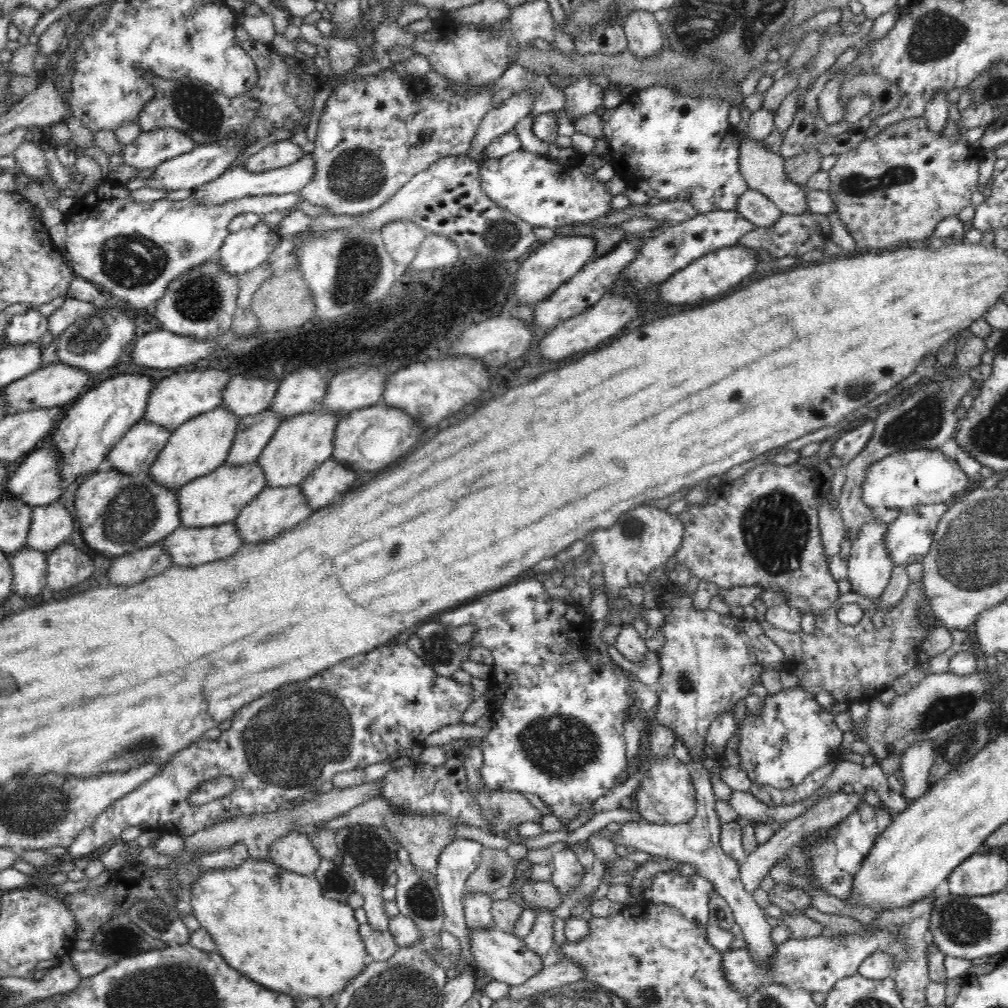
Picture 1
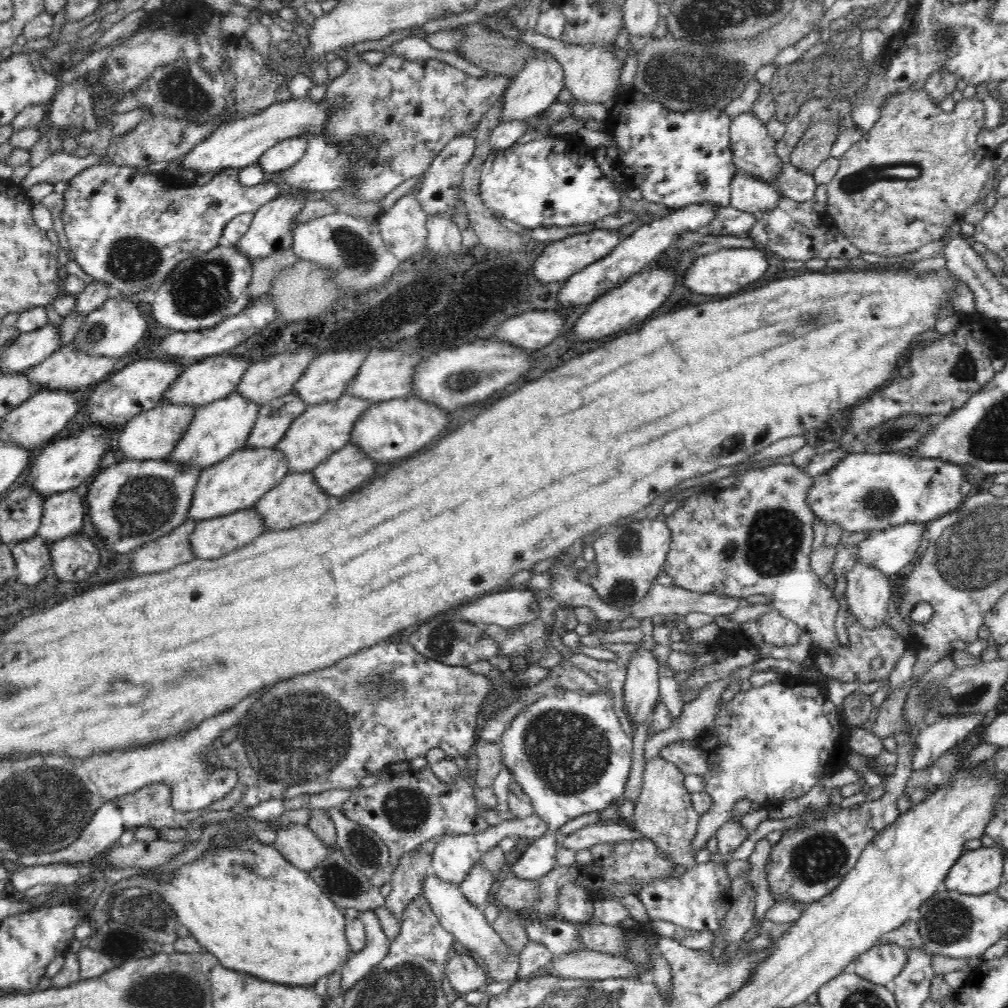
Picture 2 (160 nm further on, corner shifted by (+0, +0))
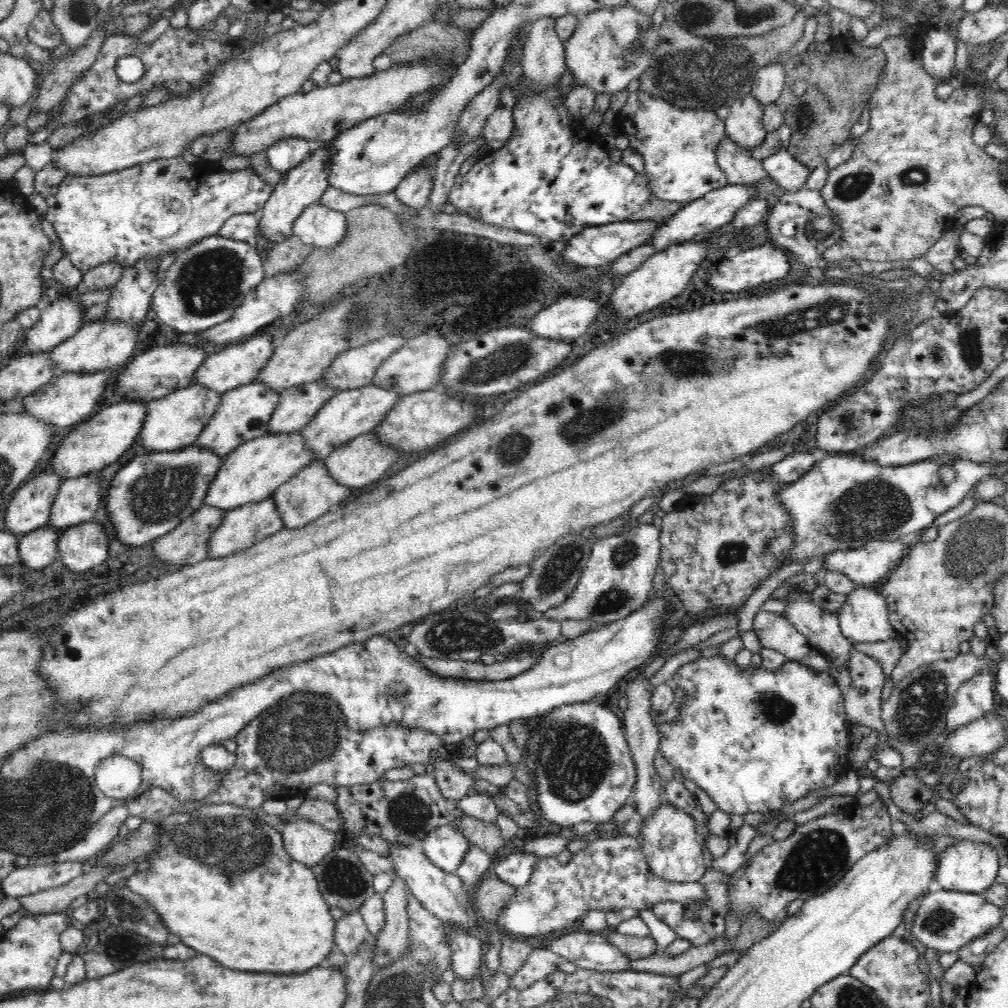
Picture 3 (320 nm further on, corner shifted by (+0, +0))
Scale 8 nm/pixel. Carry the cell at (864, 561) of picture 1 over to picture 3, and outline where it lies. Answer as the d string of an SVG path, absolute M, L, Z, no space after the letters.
M870 585L857 586L847 596L837 618L852 645L884 642L898 636L889 622L888 602Z

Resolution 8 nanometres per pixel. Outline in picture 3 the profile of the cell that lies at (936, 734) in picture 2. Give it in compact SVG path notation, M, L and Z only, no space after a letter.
M980 671L958 687L955 700L947 713L946 730L936 738L936 743L941 743L957 728L993 712L994 681L995 677L988 671Z

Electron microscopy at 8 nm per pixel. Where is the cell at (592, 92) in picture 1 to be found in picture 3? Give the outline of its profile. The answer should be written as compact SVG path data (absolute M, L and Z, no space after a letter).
M626 3L618 7L598 9L582 15L572 36L564 42L566 66L578 82L578 86L588 86L597 94L610 94L628 89L632 80L639 80L644 70L652 64L652 54L660 46L659 29L652 27L652 15L646 15Z

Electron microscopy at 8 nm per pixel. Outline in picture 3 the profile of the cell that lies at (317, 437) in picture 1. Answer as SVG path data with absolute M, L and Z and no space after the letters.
M374 383L362 388L348 389L332 396L318 412L313 416L300 433L306 441L306 447L314 453L318 460L324 460L333 449L346 444L357 436L370 433L378 424L382 424L384 416L396 406L396 402L402 398L394 392L374 385Z

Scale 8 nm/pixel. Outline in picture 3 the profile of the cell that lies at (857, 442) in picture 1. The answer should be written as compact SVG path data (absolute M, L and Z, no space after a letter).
M790 453L782 460L769 466L769 476L778 484L791 483L797 481L806 471L812 468L812 465L822 454L811 453Z

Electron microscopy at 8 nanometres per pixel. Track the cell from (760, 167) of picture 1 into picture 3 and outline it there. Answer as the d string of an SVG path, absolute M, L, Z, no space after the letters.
M752 93L738 98L725 120L726 134L747 152L752 152L752 148L760 148L767 133L763 126L764 112L765 106Z

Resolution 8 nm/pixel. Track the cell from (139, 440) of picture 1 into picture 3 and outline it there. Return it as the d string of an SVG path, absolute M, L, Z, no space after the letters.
M190 383L186 388L181 388L148 403L148 414L144 426L140 428L140 442L148 452L175 451L194 445L200 432L207 426L208 420L214 416L216 408L220 406L223 394L213 391L200 383Z

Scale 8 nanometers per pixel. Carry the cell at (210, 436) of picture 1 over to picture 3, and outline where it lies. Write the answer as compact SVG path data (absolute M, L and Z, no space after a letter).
M258 379L226 391L220 398L220 406L216 408L214 416L208 420L207 426L204 426L194 445L212 450L220 458L225 458L242 443L268 433L268 424L278 400L280 400L280 393L260 383Z

